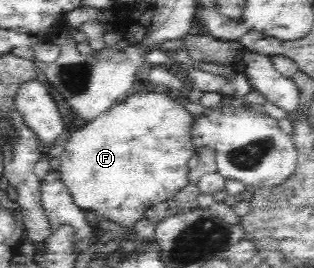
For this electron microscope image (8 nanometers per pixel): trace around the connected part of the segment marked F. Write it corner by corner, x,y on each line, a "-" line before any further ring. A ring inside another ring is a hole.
147,87
133,92
92,124
65,135
58,170
63,185
70,191
76,206
85,211
94,210
98,217
103,216
120,226
134,226
150,206
164,203
189,183
188,160
196,156
198,150
191,133
194,120
181,96
175,92

